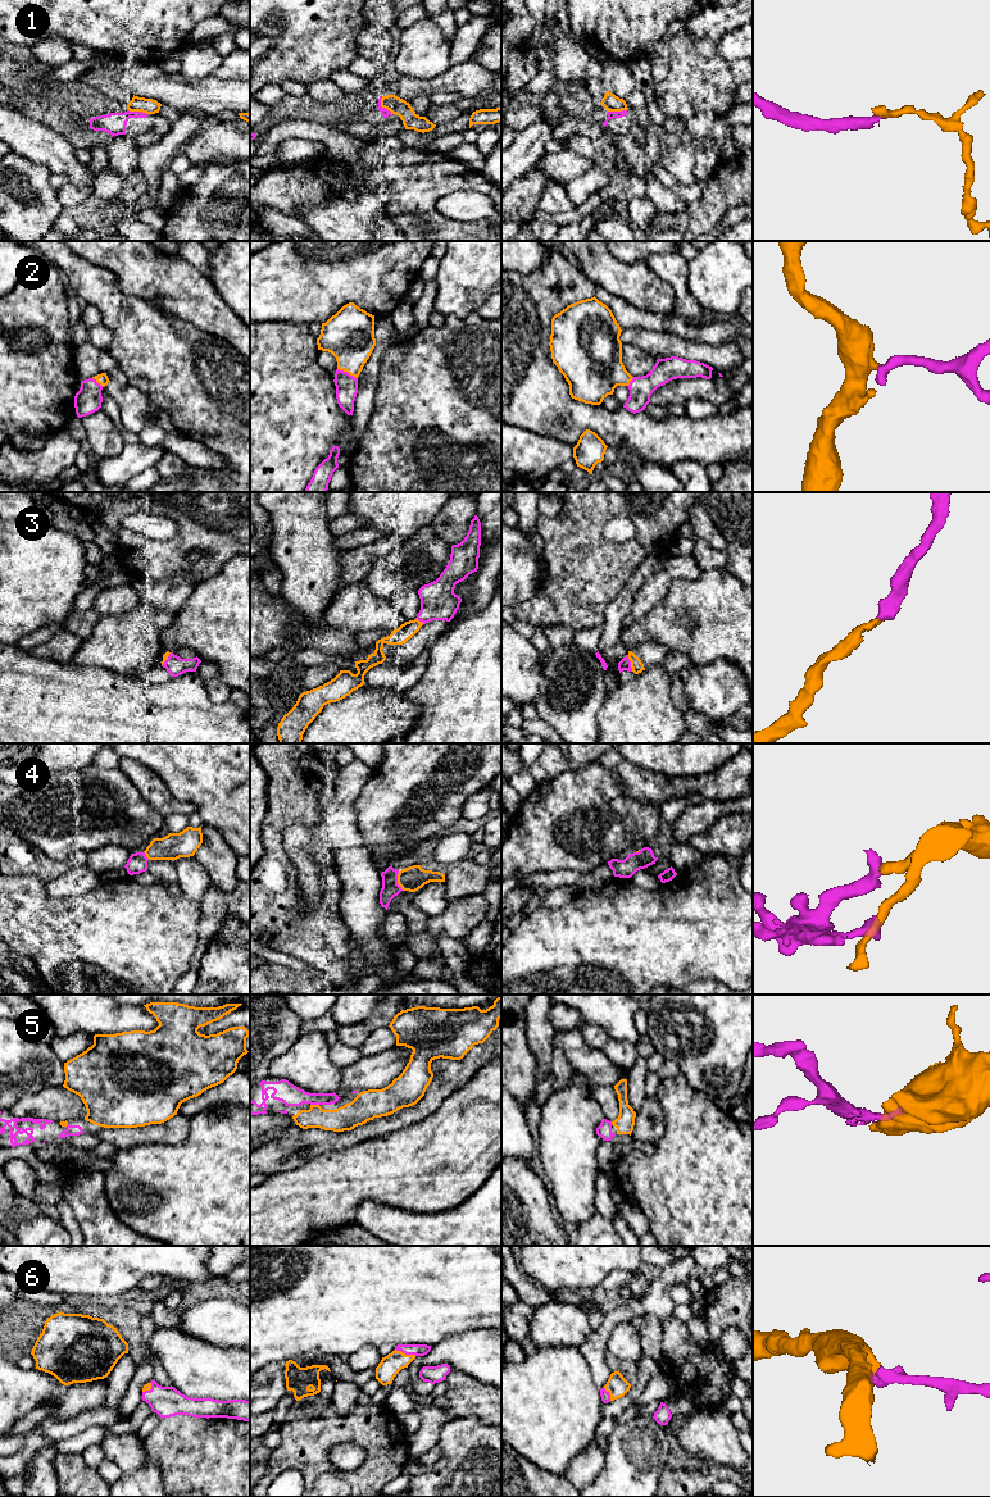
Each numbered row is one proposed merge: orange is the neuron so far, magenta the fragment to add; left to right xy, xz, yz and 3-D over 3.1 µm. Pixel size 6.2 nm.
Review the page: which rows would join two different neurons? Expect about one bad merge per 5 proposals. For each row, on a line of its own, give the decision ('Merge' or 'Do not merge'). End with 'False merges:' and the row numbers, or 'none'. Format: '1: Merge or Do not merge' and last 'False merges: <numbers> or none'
1: Do not merge
2: Merge
3: Merge
4: Merge
5: Merge
6: Merge
False merges: 1

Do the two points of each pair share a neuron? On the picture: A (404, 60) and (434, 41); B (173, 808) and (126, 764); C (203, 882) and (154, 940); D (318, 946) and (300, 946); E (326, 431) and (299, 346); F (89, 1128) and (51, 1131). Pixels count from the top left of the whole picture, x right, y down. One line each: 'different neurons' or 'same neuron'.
A: same neuron
B: same neuron
C: different neurons
D: same neuron
E: same neuron
F: same neuron

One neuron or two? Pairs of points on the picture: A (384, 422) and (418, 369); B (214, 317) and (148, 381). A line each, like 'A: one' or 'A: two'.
A: one
B: two

